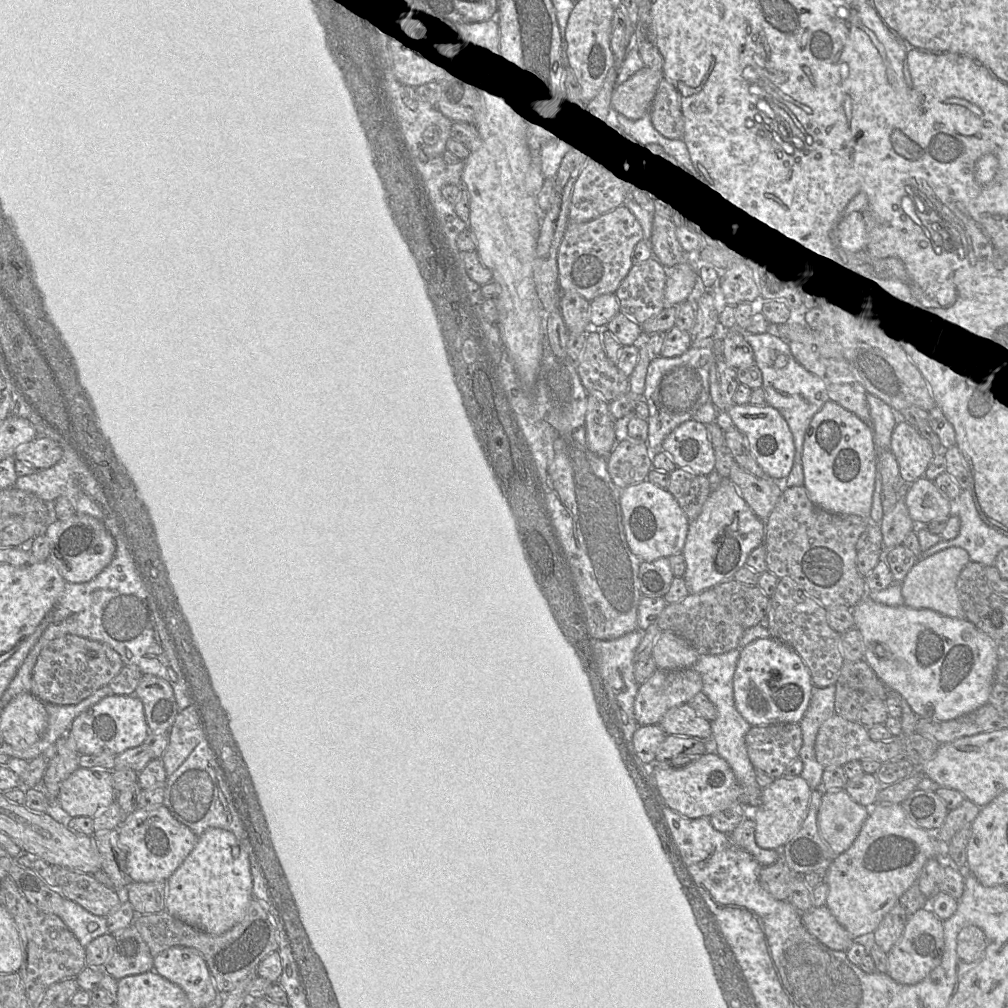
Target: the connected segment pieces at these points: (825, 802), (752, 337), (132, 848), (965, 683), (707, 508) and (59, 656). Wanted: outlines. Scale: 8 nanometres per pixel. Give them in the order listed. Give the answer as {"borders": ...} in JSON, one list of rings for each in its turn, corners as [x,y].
{"borders":[[[[822,789],[817,825],[835,855],[845,852],[857,838],[870,808],[855,802],[844,790]]],[[[743,332],[743,336],[752,347],[755,364],[761,370],[761,388],[765,391],[767,402],[784,417],[793,435],[796,451],[802,454],[804,438],[813,416],[830,400],[825,385],[794,358],[788,342],[779,336],[749,332]]],[[[160,805],[138,809],[118,828],[119,843],[126,853],[127,872],[135,882],[167,880],[192,852],[198,836]]],[[[867,596],[852,608],[852,614],[854,617],[854,627],[859,630],[864,642],[865,661],[867,661],[884,685],[890,689],[890,691],[900,694],[907,701],[913,712],[919,717],[931,717],[941,721],[953,720],[968,714],[989,702],[999,661],[997,649],[993,640],[967,619],[946,616],[931,609],[911,608],[905,605],[887,606],[877,603]]],[[[722,479],[718,484],[714,484],[699,516],[689,523],[685,545],[681,553],[686,563],[683,578],[689,592],[701,593],[718,584],[733,580],[735,573],[746,566],[745,563],[751,551],[763,544],[764,532],[764,521],[756,516],[730,479]]],[[[63,635],[49,641],[35,662],[30,693],[43,703],[76,705],[109,682],[124,663],[109,645],[76,635]]]]}

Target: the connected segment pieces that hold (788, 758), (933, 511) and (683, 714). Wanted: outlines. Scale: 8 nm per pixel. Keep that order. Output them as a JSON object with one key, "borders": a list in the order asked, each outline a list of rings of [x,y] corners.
{"borders":[[[[798,723],[751,726],[745,736],[747,754],[754,769],[773,779],[784,776],[788,765],[799,758],[802,743]]],[[[924,476],[910,484],[904,501],[911,519],[918,526],[950,516],[954,510],[954,504]]],[[[689,703],[668,710],[659,725],[667,735],[695,737],[698,739],[711,737],[711,723],[699,715]]]]}

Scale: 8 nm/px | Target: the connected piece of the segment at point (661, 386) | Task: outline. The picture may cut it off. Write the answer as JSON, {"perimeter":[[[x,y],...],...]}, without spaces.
{"perimeter":[[[714,339],[694,342],[682,355],[676,357],[653,357],[646,374],[645,390],[642,398],[649,408],[648,438],[646,445],[654,455],[662,451],[665,438],[680,424],[691,420],[696,411],[710,401],[708,355],[712,351]]]}

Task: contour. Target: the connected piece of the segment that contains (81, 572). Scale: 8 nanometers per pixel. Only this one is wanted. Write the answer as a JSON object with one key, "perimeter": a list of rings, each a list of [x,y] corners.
{"perimeter":[[[85,514],[54,521],[47,527],[44,536],[50,541],[46,562],[55,566],[67,583],[91,581],[111,563],[116,552],[115,539],[104,523]]]}

